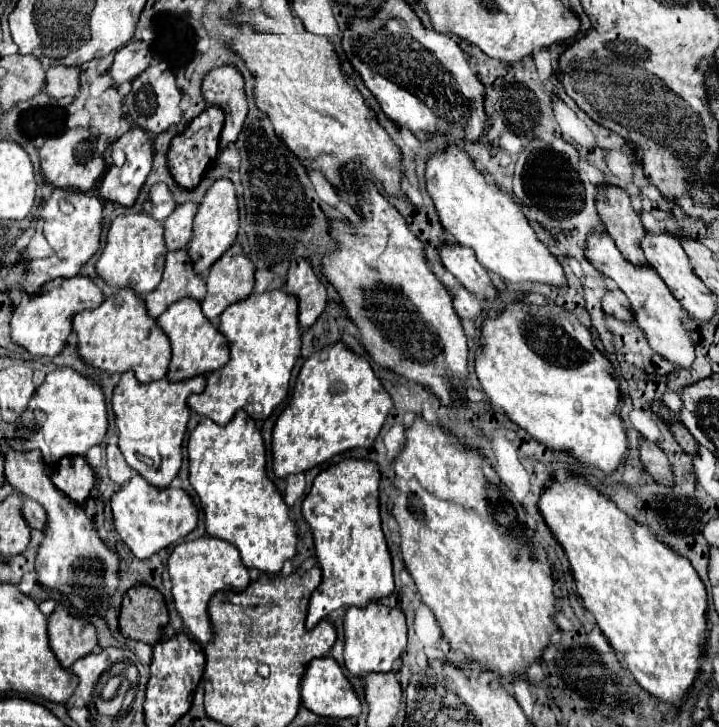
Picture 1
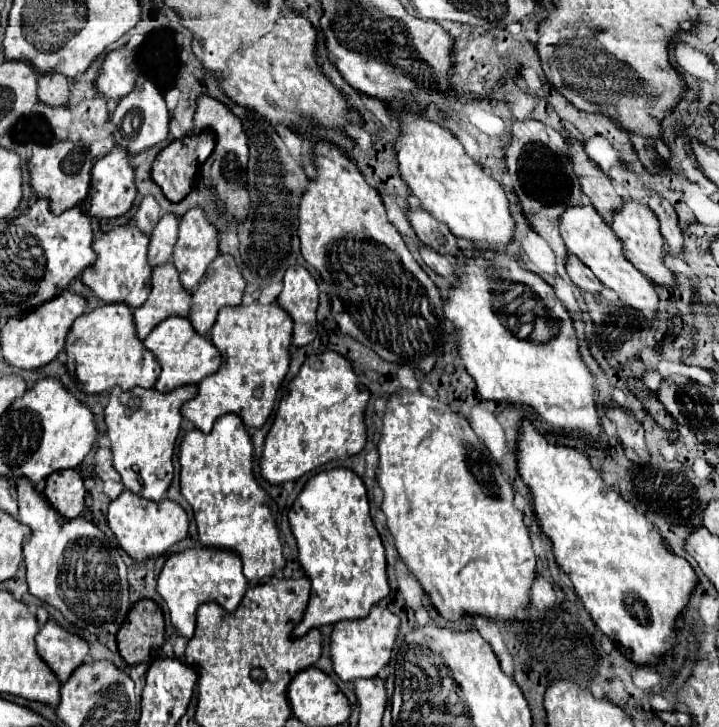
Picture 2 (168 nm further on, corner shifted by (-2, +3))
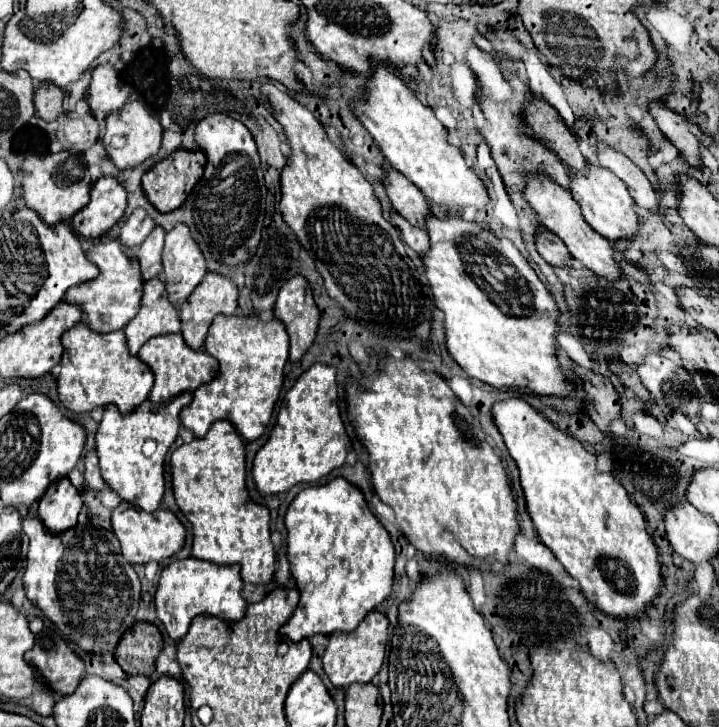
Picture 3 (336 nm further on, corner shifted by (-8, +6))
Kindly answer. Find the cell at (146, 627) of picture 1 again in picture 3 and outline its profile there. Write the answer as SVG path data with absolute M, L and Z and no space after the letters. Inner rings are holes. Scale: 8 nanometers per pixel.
M138 622L130 628L114 650L116 662L128 676L154 674L156 656L162 650L162 634L150 622Z

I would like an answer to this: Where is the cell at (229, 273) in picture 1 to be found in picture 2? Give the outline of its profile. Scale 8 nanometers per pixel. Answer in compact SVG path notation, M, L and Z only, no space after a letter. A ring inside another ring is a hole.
M218 255L204 279L198 283L198 287L192 291L192 309L190 309L190 321L194 325L194 329L200 333L200 335L208 335L210 333L210 327L214 325L216 321L216 315L222 307L226 305L240 305L242 303L242 295L244 295L244 289L246 289L246 281L242 277L242 273L238 271L238 265L234 261L232 255Z

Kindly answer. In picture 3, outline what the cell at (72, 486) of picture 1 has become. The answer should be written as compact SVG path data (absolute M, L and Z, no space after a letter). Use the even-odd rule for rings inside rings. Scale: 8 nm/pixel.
M68 478L52 484L38 504L38 518L46 524L48 532L64 532L76 526L78 512L82 508L80 492L70 484Z

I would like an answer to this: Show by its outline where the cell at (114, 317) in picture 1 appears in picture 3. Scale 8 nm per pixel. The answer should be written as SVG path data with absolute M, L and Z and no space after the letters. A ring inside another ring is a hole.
M76 324L62 336L62 362L58 374L58 398L74 414L92 412L100 406L112 404L120 414L130 414L138 408L150 394L154 378L150 368L136 356L128 356L128 346L124 332L98 334L86 328L86 324Z

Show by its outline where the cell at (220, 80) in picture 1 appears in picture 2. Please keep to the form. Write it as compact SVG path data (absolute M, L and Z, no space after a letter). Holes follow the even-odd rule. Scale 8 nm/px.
M202 93L198 97L198 109L194 115L194 131L212 129L216 133L216 147L214 153L202 165L202 177L210 189L218 193L224 203L224 209L234 221L242 221L250 209L250 197L246 191L246 163L248 163L248 141L242 127L242 121L230 111L228 105L220 103L218 99Z

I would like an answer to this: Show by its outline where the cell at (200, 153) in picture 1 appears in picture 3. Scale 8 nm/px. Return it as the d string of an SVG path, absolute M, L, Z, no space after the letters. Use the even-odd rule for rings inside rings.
M188 150L172 152L168 158L158 162L152 170L148 170L142 176L144 194L148 196L148 202L162 214L180 208L180 204L186 200L186 196L192 192L192 188L200 180L200 176L204 172L204 164L206 164L204 152L188 152Z

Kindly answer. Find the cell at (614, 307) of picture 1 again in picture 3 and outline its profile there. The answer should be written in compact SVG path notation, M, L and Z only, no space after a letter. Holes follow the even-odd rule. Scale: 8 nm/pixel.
M548 230L536 232L534 242L536 242L538 254L540 254L548 264L552 264L552 266L564 266L564 260L566 260L566 258L572 258L570 252L566 250L564 242L562 242L556 234L552 234L552 232L548 232Z

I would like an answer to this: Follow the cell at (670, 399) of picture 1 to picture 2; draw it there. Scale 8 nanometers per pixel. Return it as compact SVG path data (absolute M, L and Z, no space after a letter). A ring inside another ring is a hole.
M648 369L645 372L645 374L643 376L643 380L644 380L645 385L652 392L656 392L658 390L658 388L660 387L661 383L663 382L663 379L660 376L660 374L653 369Z

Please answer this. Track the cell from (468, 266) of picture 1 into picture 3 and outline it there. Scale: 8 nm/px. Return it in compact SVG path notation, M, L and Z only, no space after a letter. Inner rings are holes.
M384 164L382 184L392 202L392 208L396 208L398 214L406 218L410 224L424 226L424 220L428 214L428 202L424 194L390 164Z

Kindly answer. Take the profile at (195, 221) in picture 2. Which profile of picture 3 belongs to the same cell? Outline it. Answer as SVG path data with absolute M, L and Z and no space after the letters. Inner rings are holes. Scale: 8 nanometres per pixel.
M178 224L166 234L162 252L162 282L166 286L168 300L174 306L180 306L204 276L204 256L192 240L190 230L184 224Z

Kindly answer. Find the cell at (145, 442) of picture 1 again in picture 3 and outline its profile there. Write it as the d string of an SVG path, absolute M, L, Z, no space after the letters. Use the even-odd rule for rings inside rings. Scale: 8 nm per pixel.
M188 392L164 404L152 404L146 400L128 416L120 416L116 406L104 410L96 432L96 454L104 482L120 496L120 500L130 502L144 512L154 512L158 508L164 494L164 456L178 436L178 414L190 404L190 400L192 394Z

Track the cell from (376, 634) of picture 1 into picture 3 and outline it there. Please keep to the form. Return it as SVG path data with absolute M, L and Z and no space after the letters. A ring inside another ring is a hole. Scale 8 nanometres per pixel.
M368 612L366 618L352 632L334 632L328 638L328 646L322 656L324 672L330 678L330 682L342 690L356 682L360 682L360 684L372 682L372 678L378 674L378 670L382 668L382 662L384 662L386 640L388 640L386 632L388 632L388 620L380 612Z

